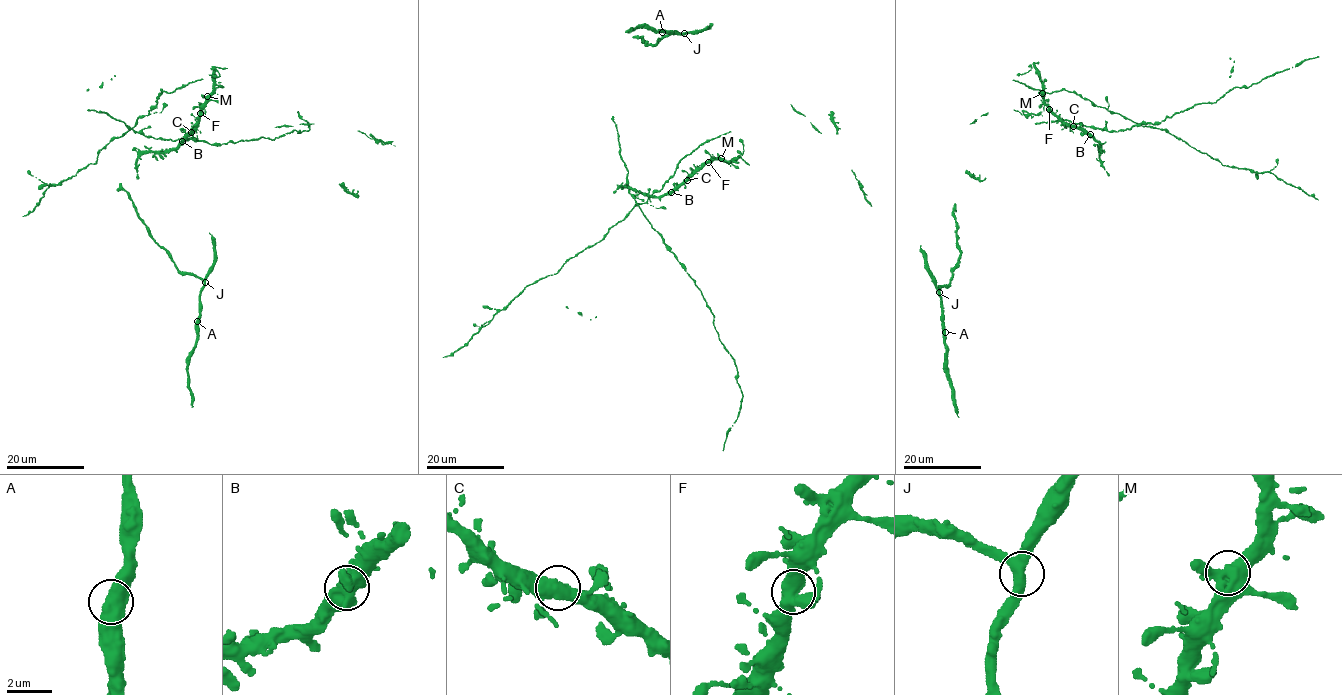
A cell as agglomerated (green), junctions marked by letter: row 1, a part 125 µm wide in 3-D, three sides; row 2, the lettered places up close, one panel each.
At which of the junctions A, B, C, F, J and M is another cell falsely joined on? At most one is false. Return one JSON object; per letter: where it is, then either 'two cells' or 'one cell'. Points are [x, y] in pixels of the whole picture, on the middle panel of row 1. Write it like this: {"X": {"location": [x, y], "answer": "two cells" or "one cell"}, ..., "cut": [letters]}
{"A": {"location": [662, 32], "answer": "one cell"}, "B": {"location": [671, 192], "answer": "one cell"}, "C": {"location": [687, 180], "answer": "one cell"}, "F": {"location": [708, 162], "answer": "one cell"}, "J": {"location": [684, 33], "answer": "one cell"}, "M": {"location": [721, 158], "answer": "one cell"}, "cut": []}

